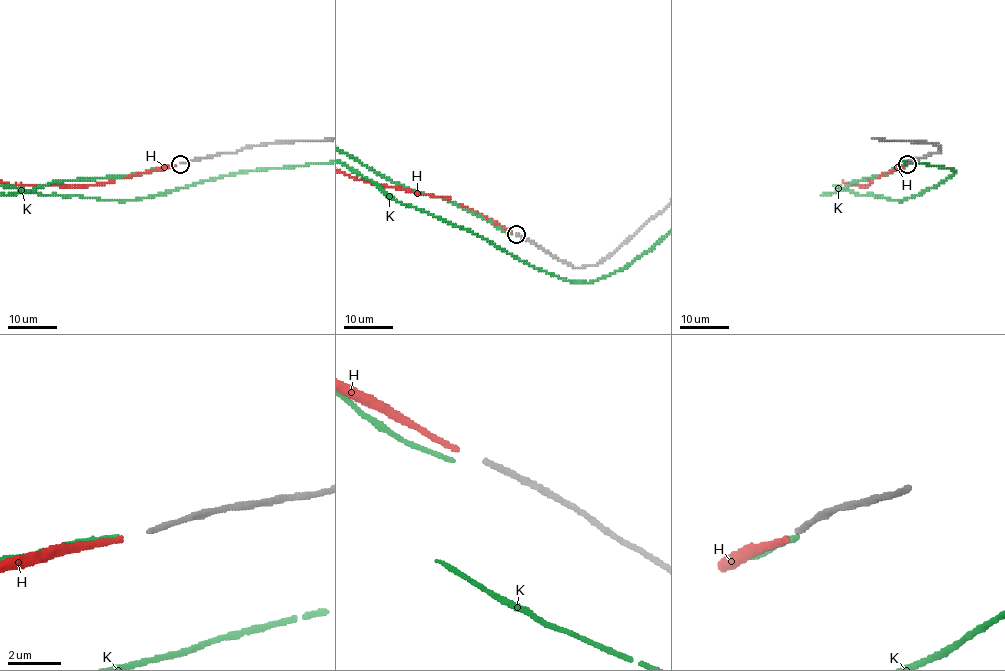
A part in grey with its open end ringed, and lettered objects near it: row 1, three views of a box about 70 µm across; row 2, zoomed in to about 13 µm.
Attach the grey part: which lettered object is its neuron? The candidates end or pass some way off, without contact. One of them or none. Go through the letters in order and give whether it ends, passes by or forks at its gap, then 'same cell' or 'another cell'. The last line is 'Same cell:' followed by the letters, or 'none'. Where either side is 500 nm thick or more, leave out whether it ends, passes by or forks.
H: it ends there; same cell
K: it ends there; another cell
Same cell: H

